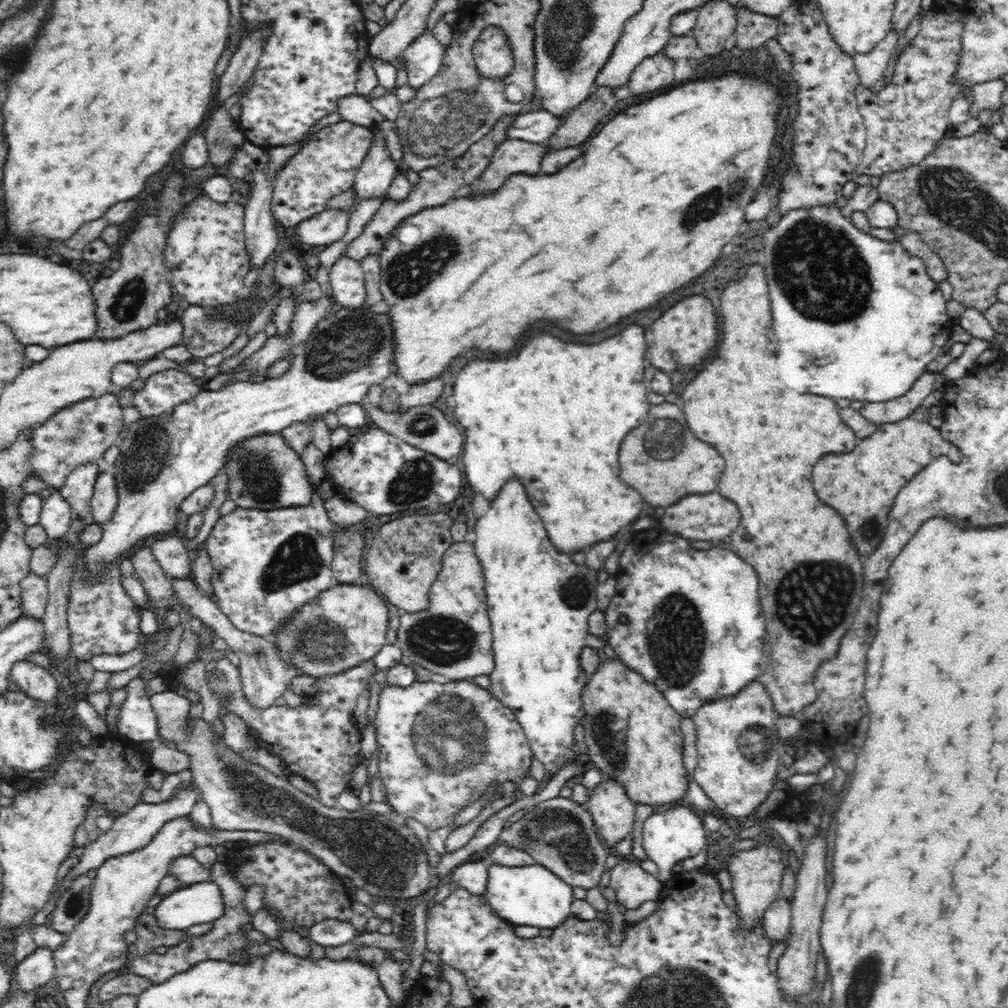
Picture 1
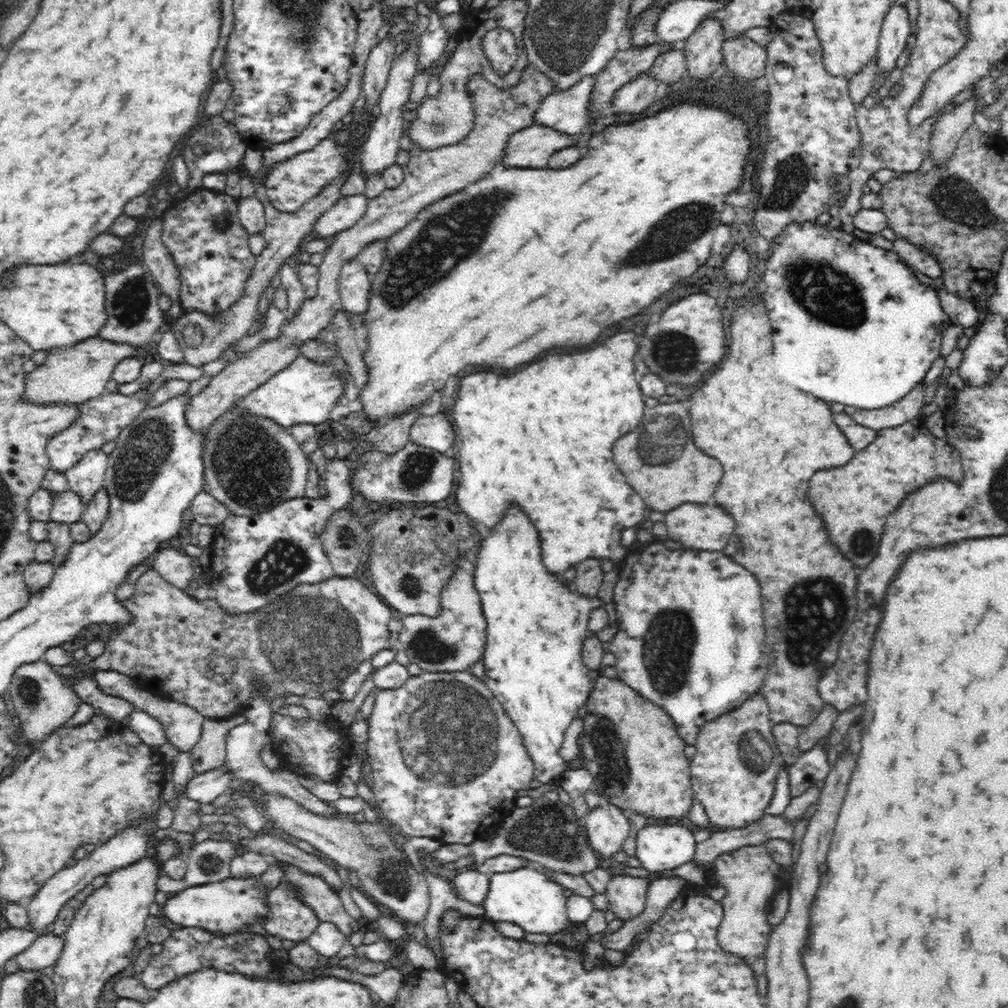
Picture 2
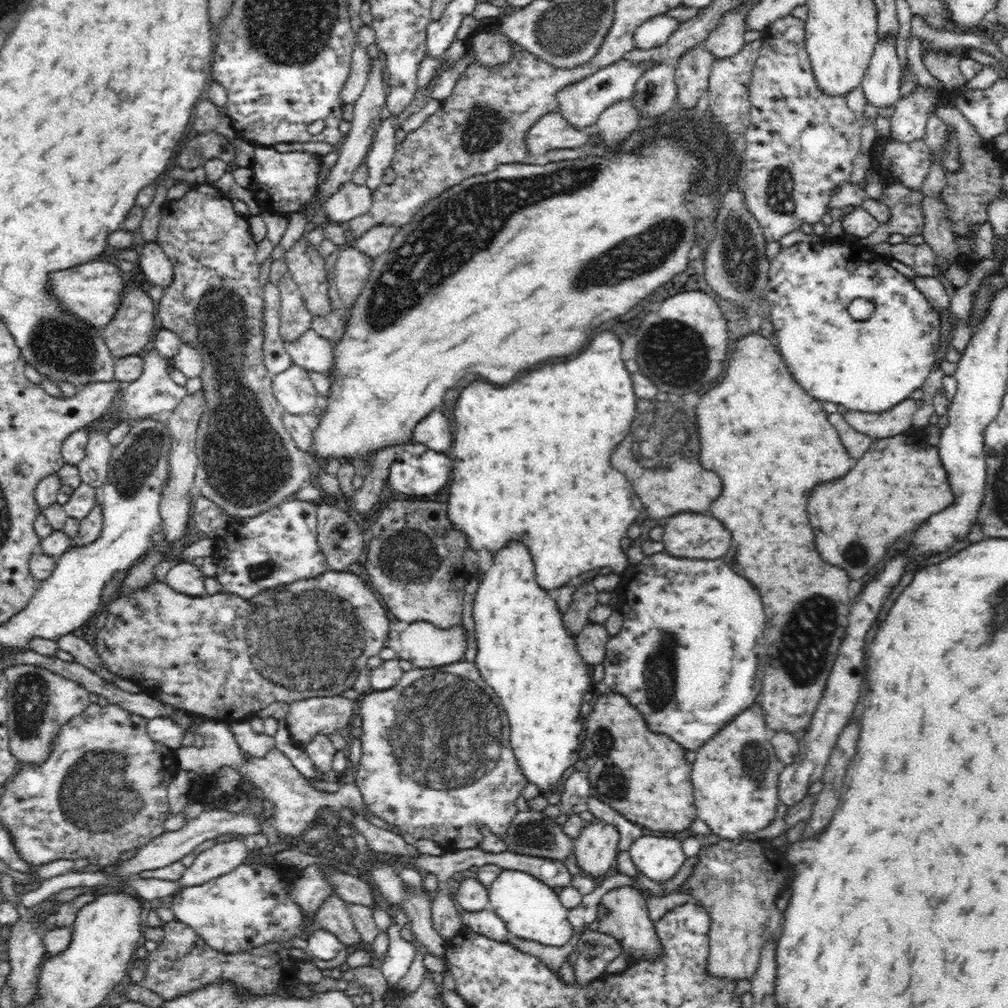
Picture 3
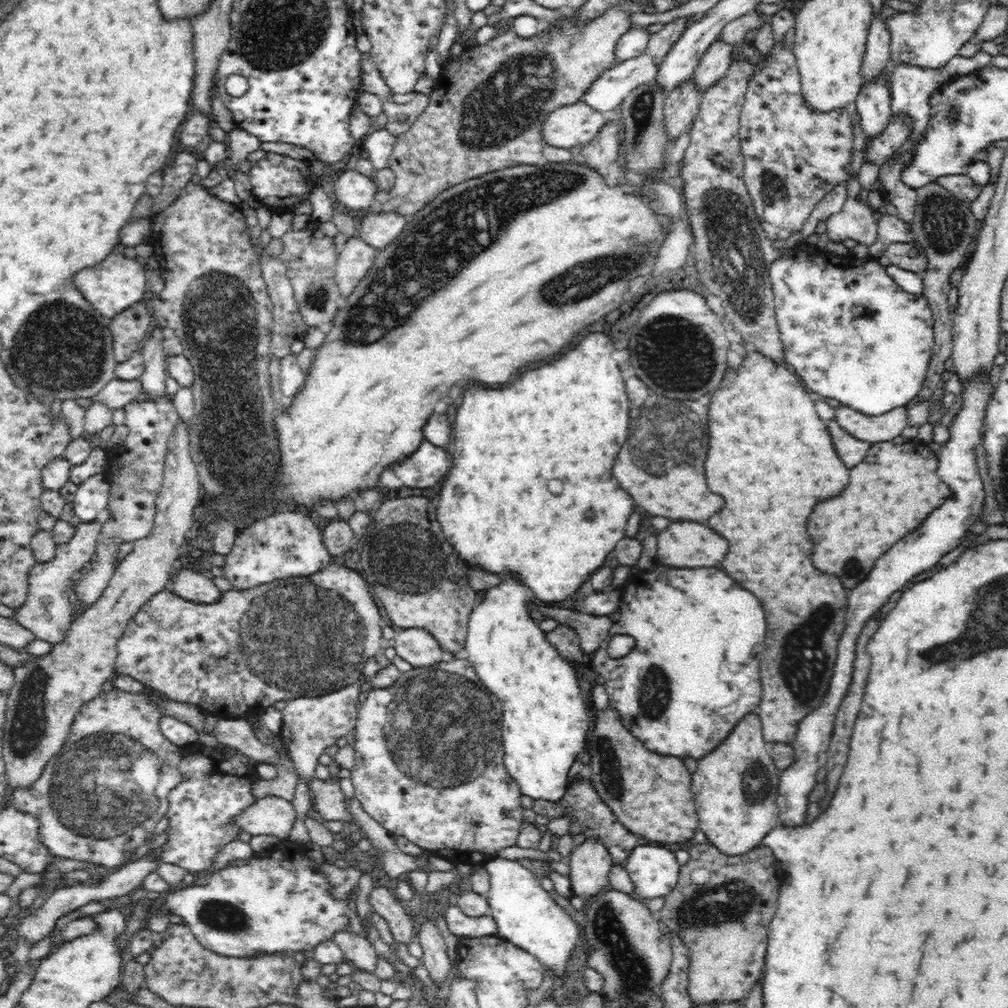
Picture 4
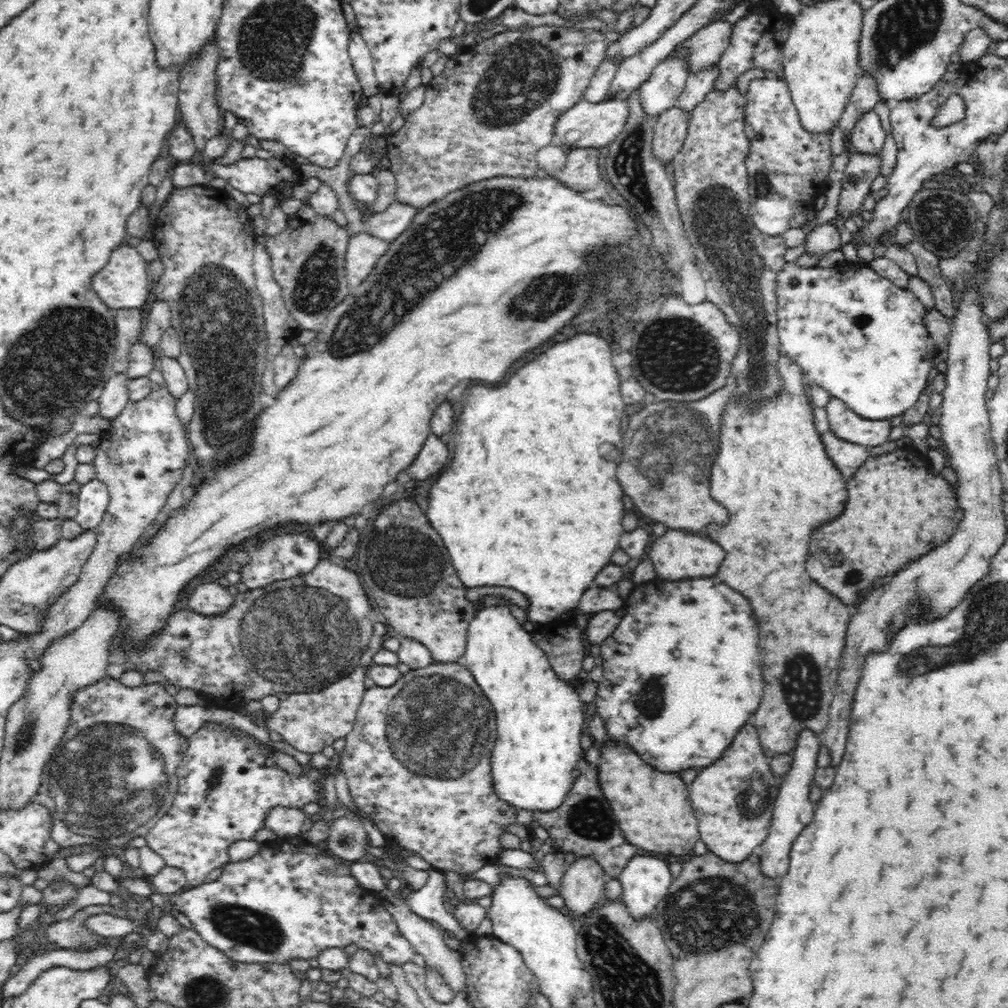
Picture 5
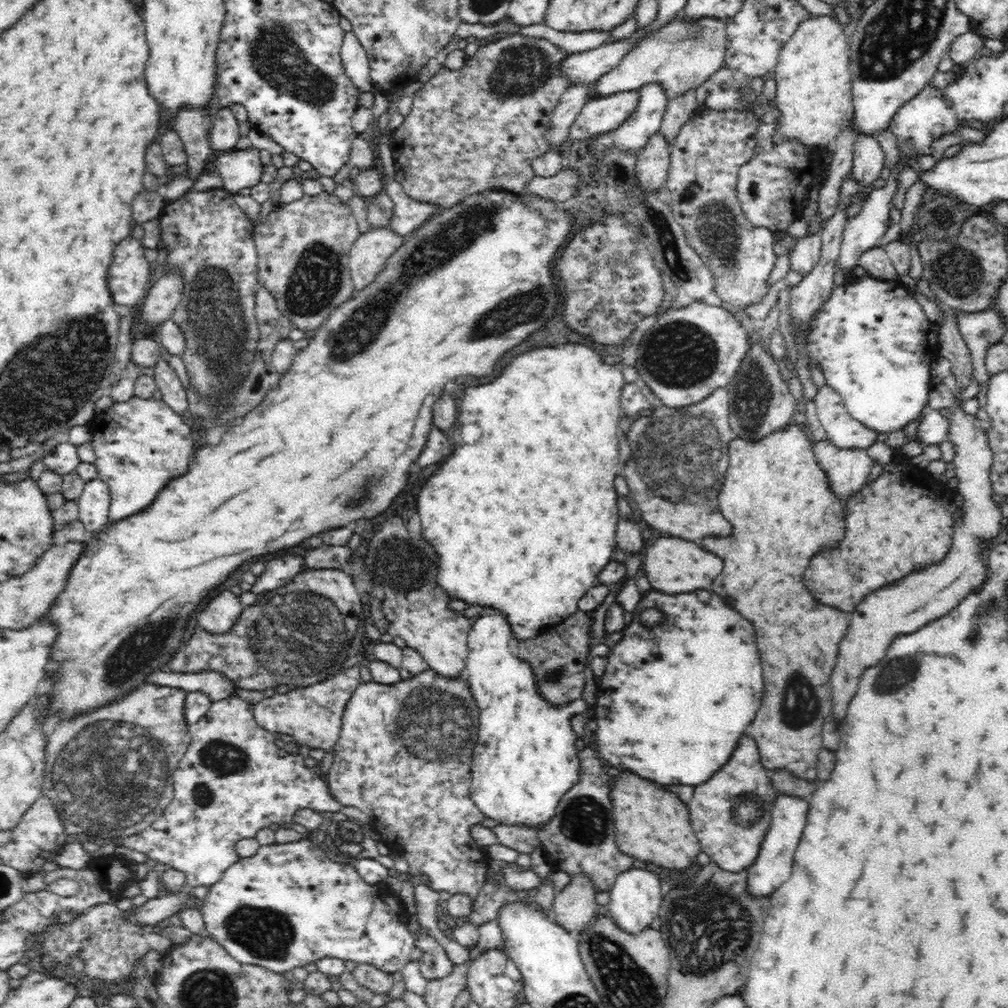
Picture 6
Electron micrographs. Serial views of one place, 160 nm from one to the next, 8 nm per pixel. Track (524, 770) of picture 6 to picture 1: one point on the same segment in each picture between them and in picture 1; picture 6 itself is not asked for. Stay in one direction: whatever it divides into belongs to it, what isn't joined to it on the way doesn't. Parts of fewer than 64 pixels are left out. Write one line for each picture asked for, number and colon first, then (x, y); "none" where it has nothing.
1: (539, 601)
2: (536, 625)
3: (524, 652)
4: (544, 727)
5: (539, 718)

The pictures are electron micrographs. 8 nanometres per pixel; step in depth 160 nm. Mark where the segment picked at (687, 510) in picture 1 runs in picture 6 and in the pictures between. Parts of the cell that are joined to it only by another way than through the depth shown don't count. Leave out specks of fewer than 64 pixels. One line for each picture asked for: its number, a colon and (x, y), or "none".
2: (709, 528)
3: (686, 535)
4: (683, 544)
5: (676, 555)
6: (672, 565)

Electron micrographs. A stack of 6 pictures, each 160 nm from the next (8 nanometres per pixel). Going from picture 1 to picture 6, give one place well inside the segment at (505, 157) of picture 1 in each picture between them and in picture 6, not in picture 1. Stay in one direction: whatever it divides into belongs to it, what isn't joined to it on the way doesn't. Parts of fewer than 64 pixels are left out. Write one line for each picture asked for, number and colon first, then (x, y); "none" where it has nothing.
2: (532, 147)
3: (551, 132)
4: (567, 126)
5: (586, 124)
6: (600, 115)

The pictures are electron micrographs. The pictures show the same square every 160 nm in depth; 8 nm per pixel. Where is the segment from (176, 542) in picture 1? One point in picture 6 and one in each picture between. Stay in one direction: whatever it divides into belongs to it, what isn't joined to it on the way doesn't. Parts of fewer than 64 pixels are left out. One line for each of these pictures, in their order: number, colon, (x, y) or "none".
2: (176, 568)
3: (184, 577)
4: (190, 585)
5: (209, 599)
6: (220, 614)

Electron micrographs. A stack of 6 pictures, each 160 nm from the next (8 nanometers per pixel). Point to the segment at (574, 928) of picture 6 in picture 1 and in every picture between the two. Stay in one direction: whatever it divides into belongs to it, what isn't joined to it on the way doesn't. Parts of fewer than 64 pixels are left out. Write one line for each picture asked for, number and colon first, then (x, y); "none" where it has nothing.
1: (613, 813)
2: (607, 828)
3: (595, 849)
4: (590, 863)
5: (582, 887)

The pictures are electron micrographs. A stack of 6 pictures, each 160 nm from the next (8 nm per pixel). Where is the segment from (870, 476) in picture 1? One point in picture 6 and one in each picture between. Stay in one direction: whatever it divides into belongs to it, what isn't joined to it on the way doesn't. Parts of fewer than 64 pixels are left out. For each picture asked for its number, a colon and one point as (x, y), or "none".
2: (854, 501)
3: (900, 481)
4: (890, 494)
5: (897, 511)
6: (894, 525)

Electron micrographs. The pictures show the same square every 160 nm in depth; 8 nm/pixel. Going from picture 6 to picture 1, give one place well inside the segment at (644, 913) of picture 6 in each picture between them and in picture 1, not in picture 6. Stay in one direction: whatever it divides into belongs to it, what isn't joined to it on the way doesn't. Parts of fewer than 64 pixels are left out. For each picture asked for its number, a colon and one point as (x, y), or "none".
1: (668, 838)
2: (659, 847)
3: (659, 857)
4: (654, 871)
5: (645, 880)

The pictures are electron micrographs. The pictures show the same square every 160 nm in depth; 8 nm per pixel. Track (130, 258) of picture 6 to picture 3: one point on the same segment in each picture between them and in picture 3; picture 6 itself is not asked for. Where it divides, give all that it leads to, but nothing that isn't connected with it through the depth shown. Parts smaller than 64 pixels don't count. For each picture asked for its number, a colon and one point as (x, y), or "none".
3: (92, 290)
4: (119, 282)
5: (123, 283)

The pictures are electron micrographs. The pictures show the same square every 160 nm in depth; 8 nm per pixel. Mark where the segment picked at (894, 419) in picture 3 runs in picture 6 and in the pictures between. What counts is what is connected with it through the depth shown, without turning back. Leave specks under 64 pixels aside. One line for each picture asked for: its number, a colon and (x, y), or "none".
4: (873, 429)
5: (844, 423)
6: (846, 432)

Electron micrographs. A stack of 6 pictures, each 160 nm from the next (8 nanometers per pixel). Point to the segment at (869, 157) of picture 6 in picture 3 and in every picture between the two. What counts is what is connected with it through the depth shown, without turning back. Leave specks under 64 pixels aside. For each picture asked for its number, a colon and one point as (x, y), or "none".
3: (881, 82)
4: (873, 103)
5: (868, 136)

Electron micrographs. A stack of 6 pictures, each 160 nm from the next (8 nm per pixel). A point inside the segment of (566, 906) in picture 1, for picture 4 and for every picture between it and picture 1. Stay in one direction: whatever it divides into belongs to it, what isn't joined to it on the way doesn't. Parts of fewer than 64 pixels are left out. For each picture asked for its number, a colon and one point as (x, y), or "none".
2: (526, 897)
3: (531, 909)
4: (526, 914)

